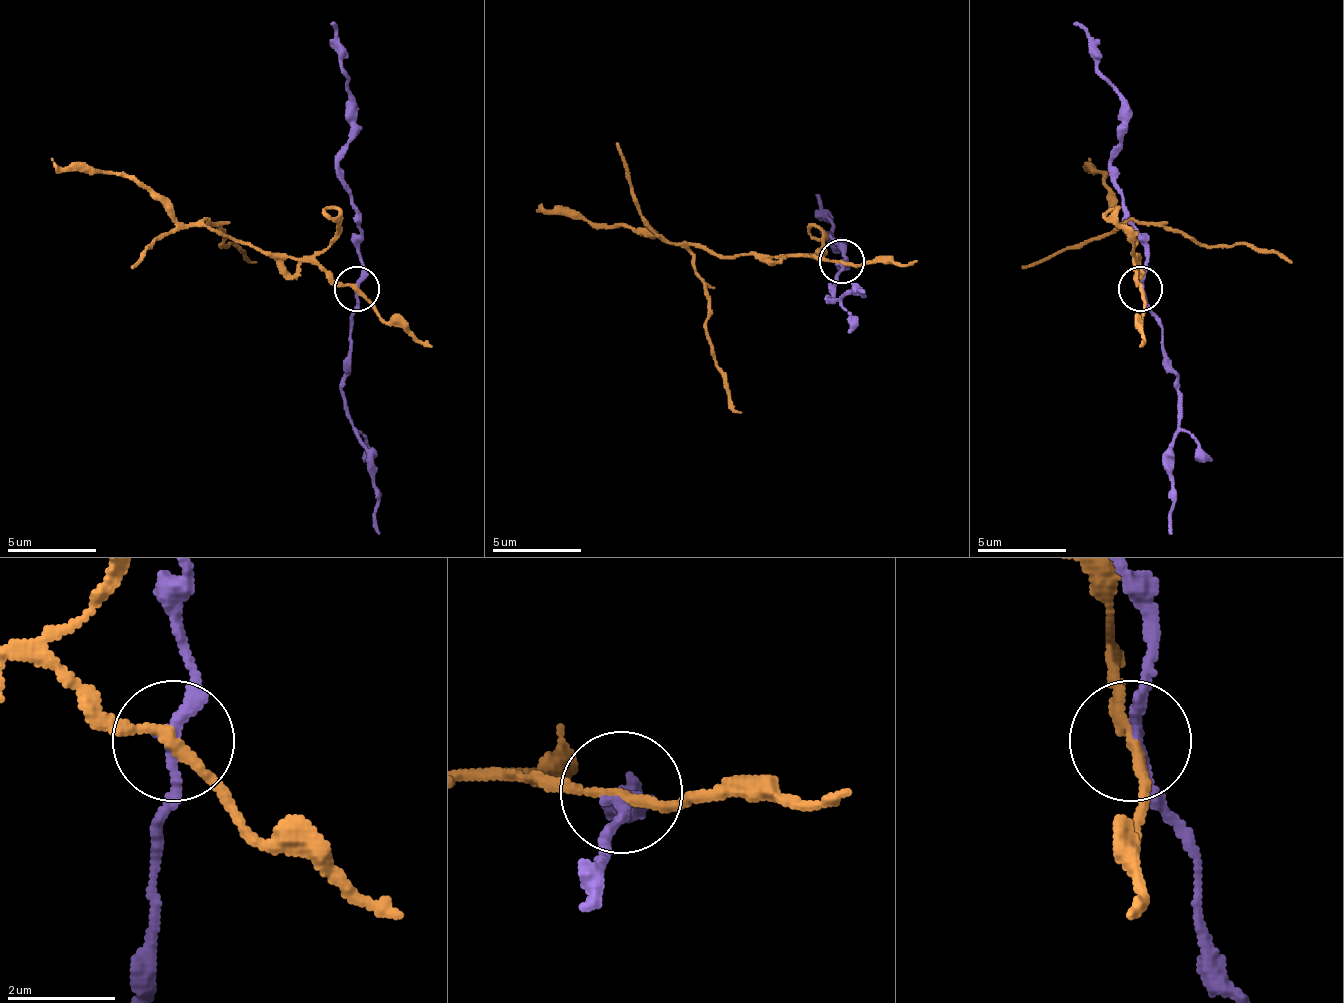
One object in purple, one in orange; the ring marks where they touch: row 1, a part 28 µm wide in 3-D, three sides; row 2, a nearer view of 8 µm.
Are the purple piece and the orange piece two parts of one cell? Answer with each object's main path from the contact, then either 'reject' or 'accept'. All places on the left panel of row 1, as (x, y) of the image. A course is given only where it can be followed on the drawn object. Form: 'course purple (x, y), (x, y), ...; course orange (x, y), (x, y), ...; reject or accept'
course purple (356, 288), (360, 239), (338, 163), (351, 132), (351, 96), (342, 65), (342, 43), (333, 20); course orange (356, 288), (204, 225), (222, 234), (222, 247), (231, 243), (258, 261); reject

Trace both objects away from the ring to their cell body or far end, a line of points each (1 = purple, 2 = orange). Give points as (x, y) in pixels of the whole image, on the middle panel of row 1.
1: (841, 262), (845, 266), (841, 249), (823, 231), (836, 244), (818, 195)
2: (841, 262), (792, 257), (720, 257), (689, 249), (694, 275), (707, 298), (707, 329), (716, 369), (743, 413)

